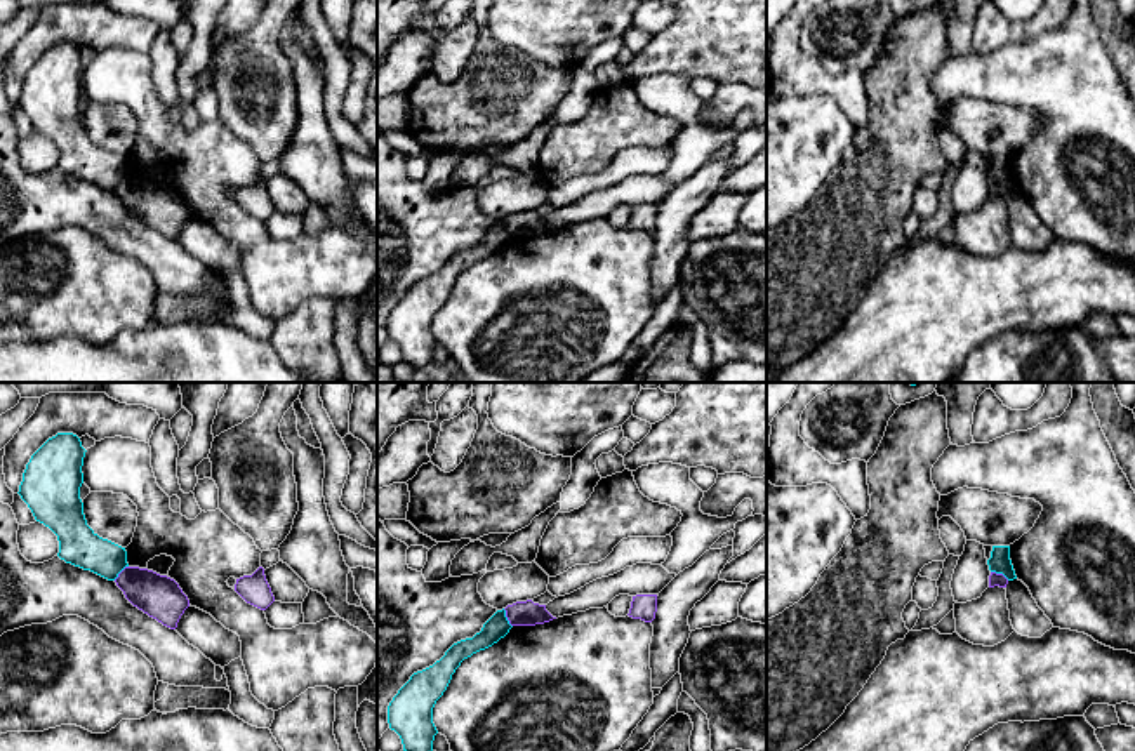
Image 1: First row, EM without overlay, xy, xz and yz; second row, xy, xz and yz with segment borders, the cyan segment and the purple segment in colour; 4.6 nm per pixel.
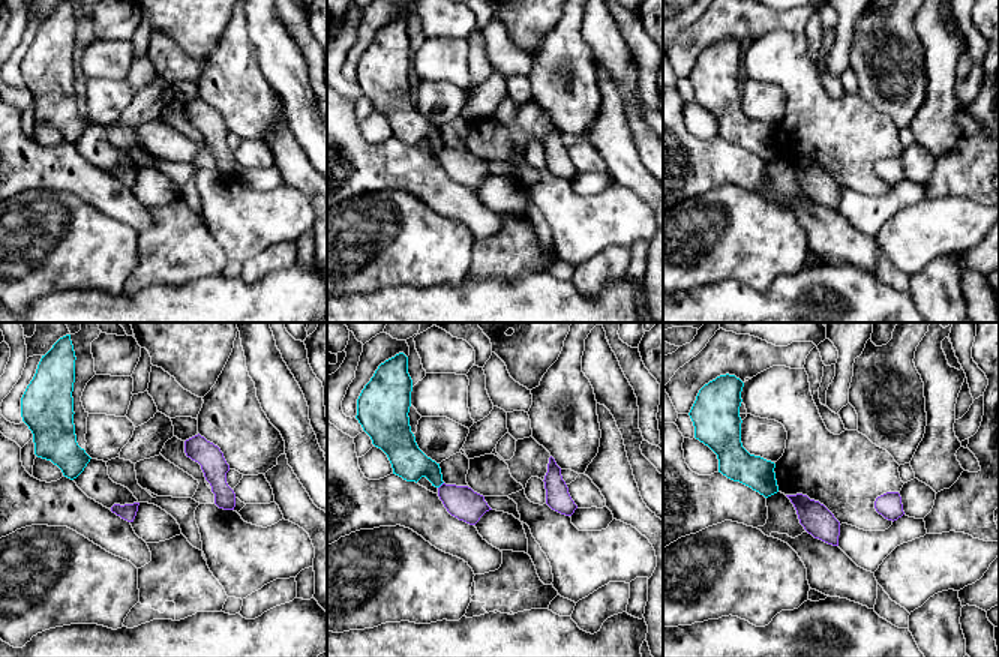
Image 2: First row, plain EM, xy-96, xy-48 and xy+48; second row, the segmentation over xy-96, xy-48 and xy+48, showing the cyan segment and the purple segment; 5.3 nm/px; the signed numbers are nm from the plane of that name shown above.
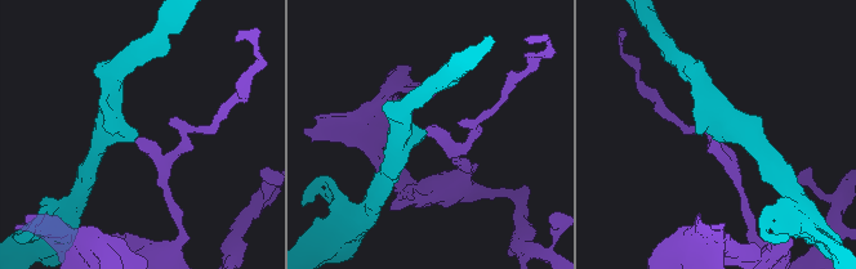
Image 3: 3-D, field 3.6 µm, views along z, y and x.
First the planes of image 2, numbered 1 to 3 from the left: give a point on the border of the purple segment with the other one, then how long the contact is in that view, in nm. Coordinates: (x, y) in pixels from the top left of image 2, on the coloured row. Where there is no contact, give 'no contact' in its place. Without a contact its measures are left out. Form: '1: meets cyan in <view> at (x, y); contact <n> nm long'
1: no contact
2: meets cyan in xy-48 at (441, 483); contact 50 nm long
3: no contact

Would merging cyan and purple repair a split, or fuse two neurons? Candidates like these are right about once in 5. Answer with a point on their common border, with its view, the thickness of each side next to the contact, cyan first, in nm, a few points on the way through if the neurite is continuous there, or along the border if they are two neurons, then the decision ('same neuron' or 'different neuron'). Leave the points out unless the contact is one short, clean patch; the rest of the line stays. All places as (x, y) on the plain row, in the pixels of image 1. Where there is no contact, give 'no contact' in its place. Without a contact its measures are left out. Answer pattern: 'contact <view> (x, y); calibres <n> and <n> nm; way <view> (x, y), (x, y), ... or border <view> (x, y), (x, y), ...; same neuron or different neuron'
contact xz (506, 228); calibres 110 and 110 nm; border xz (503, 219), (511, 237); different neuron

